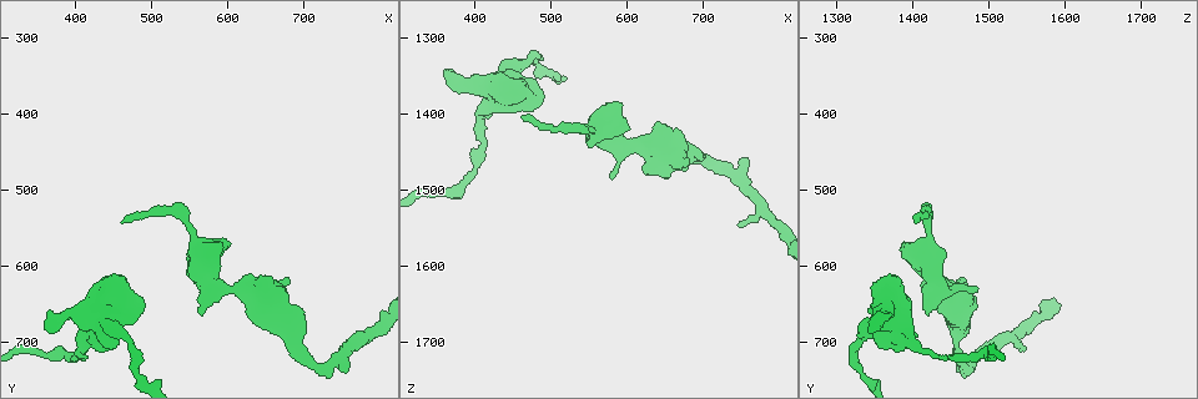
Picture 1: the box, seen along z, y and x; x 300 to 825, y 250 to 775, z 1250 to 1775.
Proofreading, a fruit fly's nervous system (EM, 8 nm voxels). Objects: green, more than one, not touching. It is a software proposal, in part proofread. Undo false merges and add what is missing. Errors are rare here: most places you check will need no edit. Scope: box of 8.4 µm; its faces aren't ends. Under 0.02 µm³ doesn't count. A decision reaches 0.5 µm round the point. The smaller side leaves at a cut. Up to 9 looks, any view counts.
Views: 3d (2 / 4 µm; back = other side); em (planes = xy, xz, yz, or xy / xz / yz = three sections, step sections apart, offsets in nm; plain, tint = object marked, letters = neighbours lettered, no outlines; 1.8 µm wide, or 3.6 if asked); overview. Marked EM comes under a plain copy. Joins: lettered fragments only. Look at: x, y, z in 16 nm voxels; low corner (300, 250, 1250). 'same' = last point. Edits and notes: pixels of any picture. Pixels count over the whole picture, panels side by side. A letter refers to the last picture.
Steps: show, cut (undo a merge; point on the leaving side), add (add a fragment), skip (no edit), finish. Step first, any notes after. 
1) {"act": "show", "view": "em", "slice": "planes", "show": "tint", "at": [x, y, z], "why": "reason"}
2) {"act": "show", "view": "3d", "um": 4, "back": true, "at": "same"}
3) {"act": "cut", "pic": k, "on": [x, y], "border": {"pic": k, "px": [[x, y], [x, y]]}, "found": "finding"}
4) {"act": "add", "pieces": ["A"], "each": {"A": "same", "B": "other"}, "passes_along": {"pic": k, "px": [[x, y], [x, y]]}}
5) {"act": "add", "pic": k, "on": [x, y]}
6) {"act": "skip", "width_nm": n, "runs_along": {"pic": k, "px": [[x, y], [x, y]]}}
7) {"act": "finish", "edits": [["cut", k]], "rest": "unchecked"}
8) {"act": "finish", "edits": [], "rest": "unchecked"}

{"act": "show", "view": "em", "slice": "planes", "show": "letters", "at": [360, 680, 1345], "why": "branch stops here"}

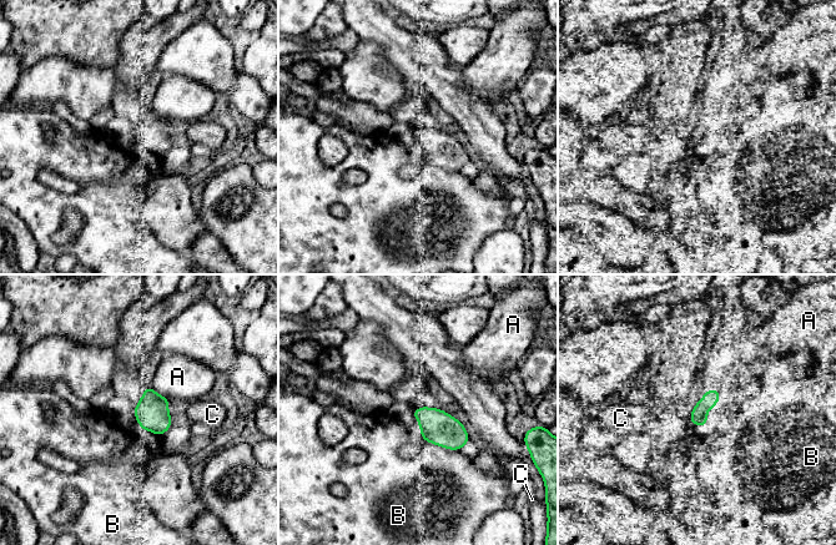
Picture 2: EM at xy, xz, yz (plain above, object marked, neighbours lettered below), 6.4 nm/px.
{"act": "skip", "each": {"A": "other", "B": "other", "C": "other"}, "border": {"pic": 2, "px": [[421, 435], [434, 444], [459, 450]]}, "found": "none of them fits"}

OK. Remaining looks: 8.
{"act": "show", "view": "em", "slice": "planes", "show": "letters", "at": [585, 605, 1405], "why": "an open end"}

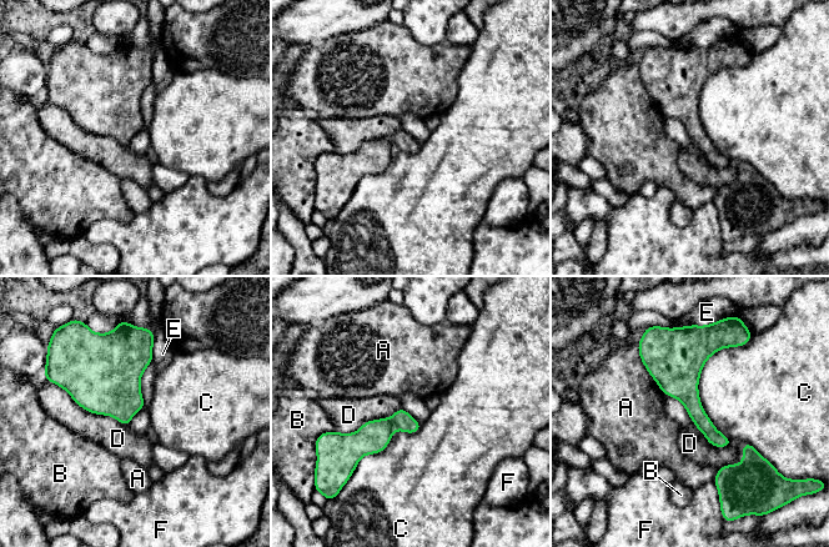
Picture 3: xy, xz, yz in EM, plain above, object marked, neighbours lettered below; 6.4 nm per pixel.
{"act": "skip", "each": {"A": "other", "B": "other", "C": "other", "D": "other", "E": "other", "F": "other"}, "border": {"pic": 3, "px": [[51, 382], [85, 410], [127, 426]]}, "found": "no lettered fragment goes on from it"}

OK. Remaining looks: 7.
{"act": "show", "view": "3d", "um": 4, "at": [460, 540, 1410], "why": "free end"}

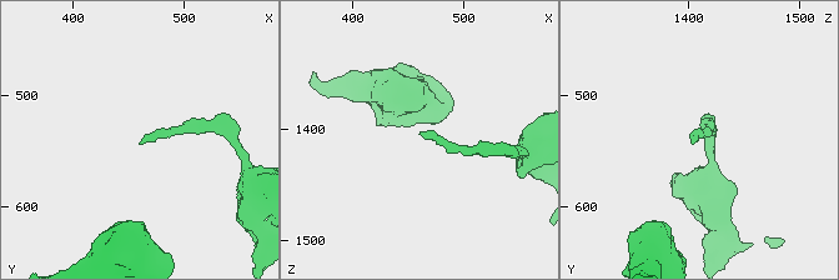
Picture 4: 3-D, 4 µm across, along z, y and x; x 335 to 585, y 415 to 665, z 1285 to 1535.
{"act": "show", "view": "em", "slice": "xy", "step": 16, "show": "letters", "at": [462, 544, 1406]}

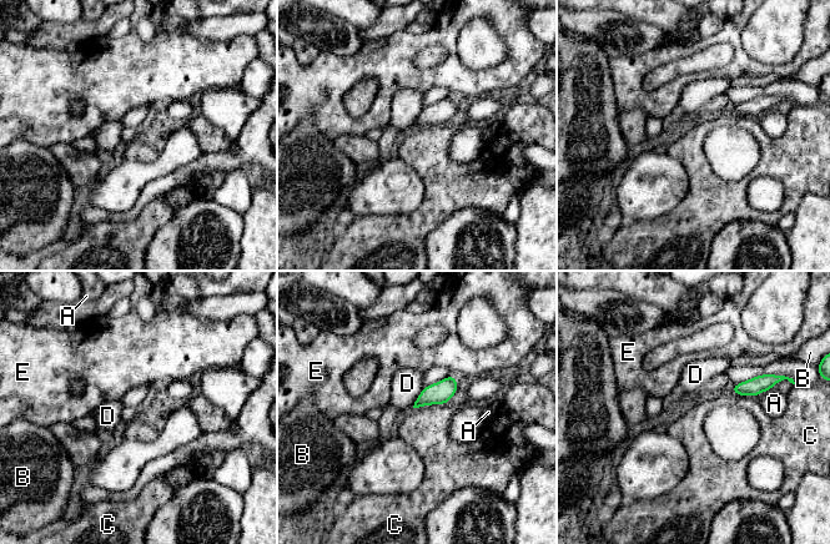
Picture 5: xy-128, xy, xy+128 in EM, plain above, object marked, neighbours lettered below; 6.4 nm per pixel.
{"act": "show", "view": "em", "slice": "planes", "show": "letters", "at": "same"}

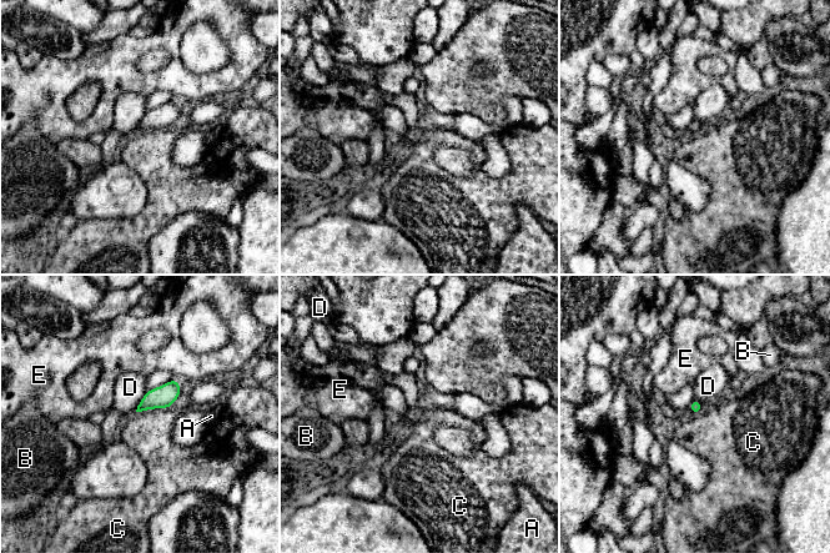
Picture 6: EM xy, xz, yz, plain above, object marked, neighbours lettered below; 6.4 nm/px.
{"act": "skip", "width_nm": 80, "each": {"A": "other", "B": "other", "C": "other", "D": "other", "E": "other"}, "border": {"pic": 6, "px": [[169, 407], [152, 407], [136, 412]]}, "found": "no lettered fragment goes on from it"}

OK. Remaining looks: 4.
{"act": "show", "view": "em", "slice": "xy", "step": 8, "show": "tint", "at": [745, 710, 1545], "why": "an open end"}

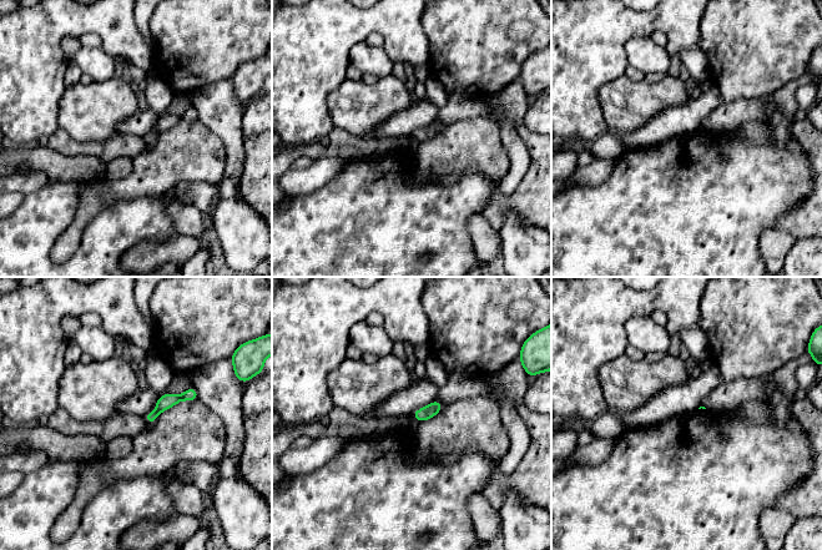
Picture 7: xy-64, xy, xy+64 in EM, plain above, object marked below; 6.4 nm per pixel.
{"act": "show", "view": "em", "slice": "planes", "show": "letters", "at": "same"}

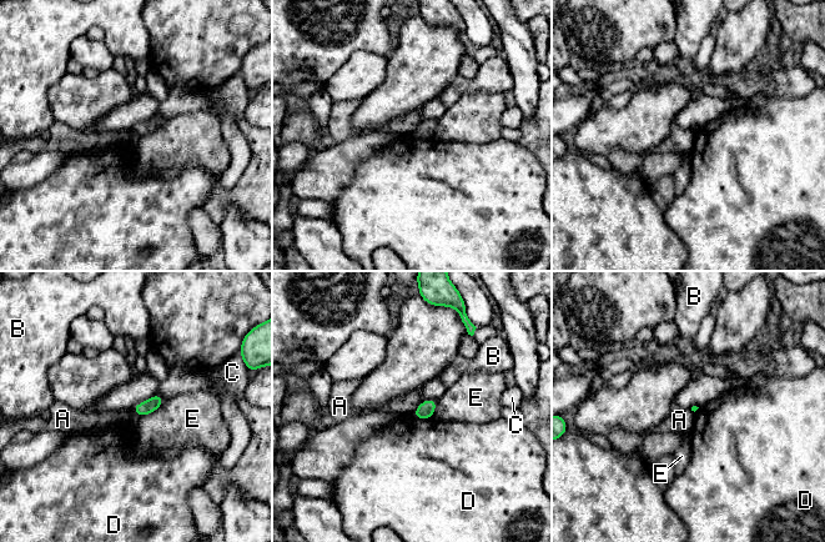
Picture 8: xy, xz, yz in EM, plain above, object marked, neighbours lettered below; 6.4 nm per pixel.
{"act": "skip", "each": {"A": "other", "B": "other", "C": "other", "D": "other", "E": "other"}, "border": {"pic": 8, "px": [[423, 401], [411, 413]]}, "found": "no lettered fragment goes on from it"}

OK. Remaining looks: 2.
{"act": "finish", "edits": [], "rest": "unchecked"}

